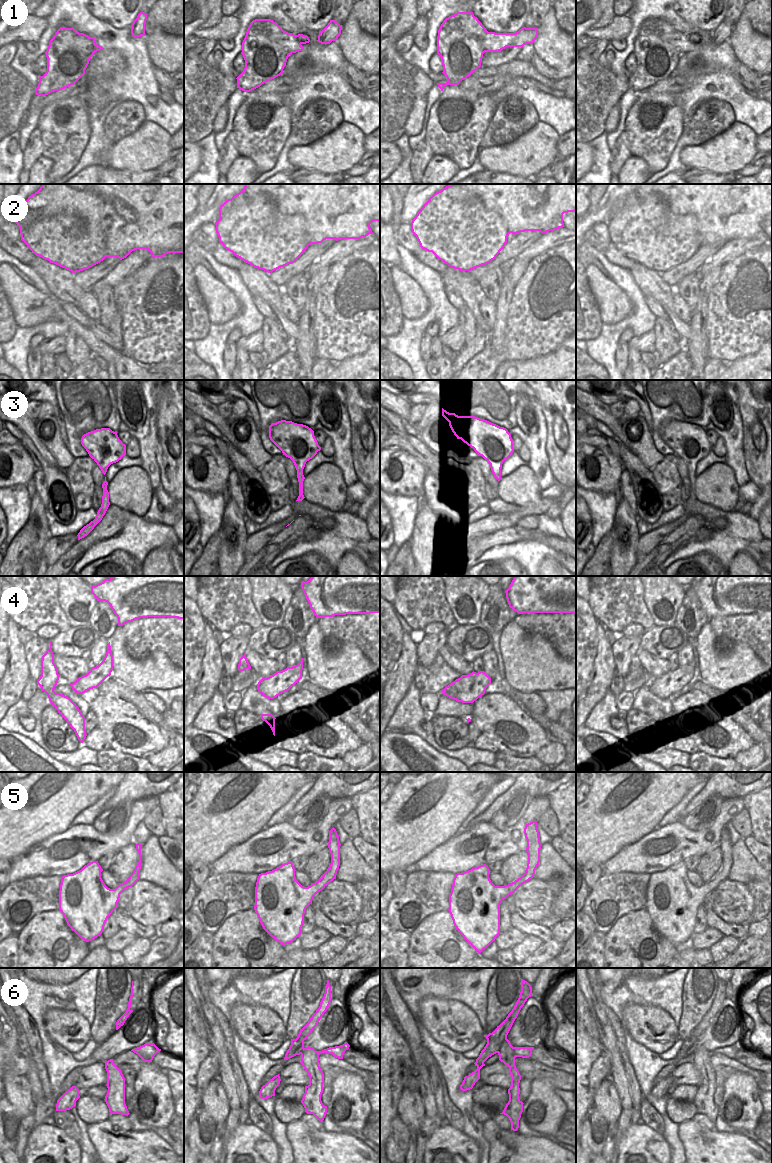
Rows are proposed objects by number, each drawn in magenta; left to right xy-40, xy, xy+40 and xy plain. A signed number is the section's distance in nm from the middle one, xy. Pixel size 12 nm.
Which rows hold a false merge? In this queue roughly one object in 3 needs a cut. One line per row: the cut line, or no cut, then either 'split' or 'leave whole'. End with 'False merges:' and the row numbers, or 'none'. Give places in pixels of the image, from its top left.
1: xy+40 (484, 32), (481, 37), (486, 40), (493, 51) | split
2: xy (305, 217), (298, 230), (265, 223), (262, 234), (216, 225) | split
3: no cut | leave whole
4: no cut | leave whole
5: no cut | leave whole
6: xy+40 (491, 1033), (491, 1038), (498, 1038), (502, 1042), (498, 1052) | split
False merges: 1, 2, 6

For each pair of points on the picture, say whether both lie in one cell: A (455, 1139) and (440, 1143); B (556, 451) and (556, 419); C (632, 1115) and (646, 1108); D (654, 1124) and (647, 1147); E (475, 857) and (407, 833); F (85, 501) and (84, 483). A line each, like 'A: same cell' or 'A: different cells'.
A: same cell
B: same cell
C: different cells
D: different cells
E: different cells
F: different cells

